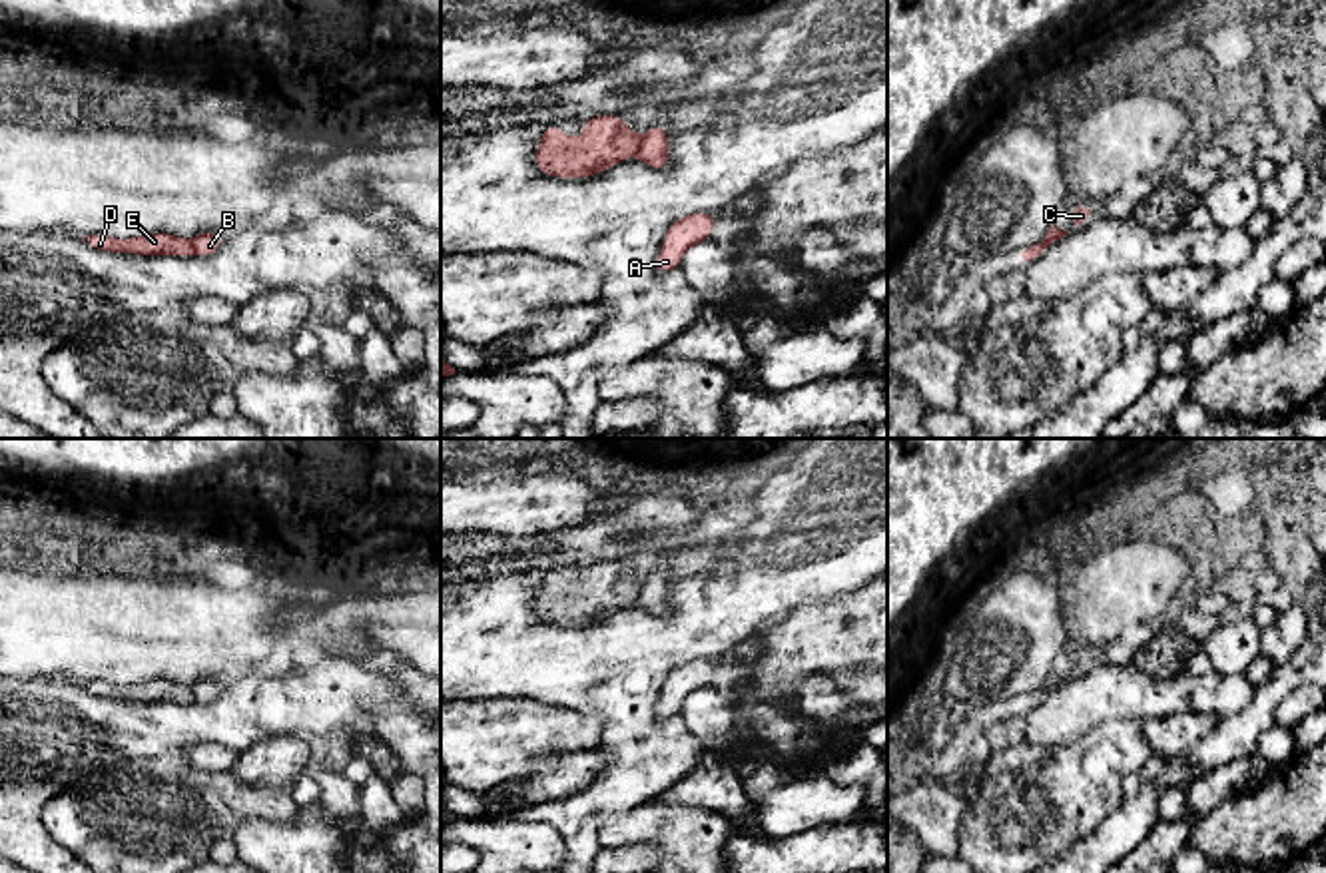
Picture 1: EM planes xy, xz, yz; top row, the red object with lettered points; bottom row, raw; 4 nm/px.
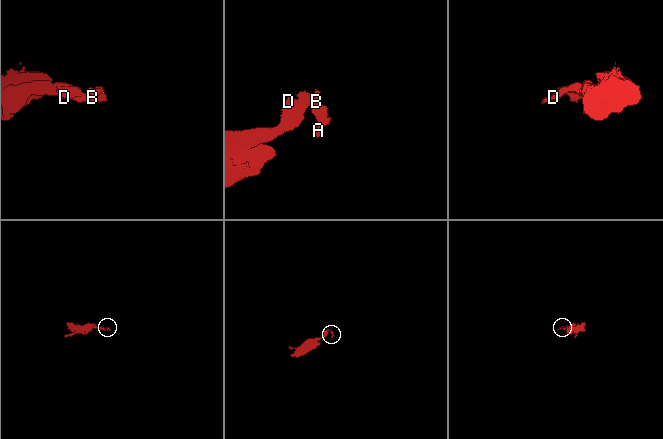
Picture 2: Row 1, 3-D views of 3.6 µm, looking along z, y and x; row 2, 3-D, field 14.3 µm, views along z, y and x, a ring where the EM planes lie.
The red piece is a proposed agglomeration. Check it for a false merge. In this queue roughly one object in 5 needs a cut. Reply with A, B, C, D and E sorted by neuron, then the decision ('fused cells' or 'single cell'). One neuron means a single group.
A B C / D E | fused cells

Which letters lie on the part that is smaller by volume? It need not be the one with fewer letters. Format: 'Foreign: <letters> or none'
Foreign: A, B, C

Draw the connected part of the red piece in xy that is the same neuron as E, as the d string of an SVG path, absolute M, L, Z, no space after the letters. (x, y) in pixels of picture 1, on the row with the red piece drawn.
M148 233L142 237L116 239L110 235L84 237L92 247L110 253L140 253L140 255L193 255L193 247L187 239L171 233Z

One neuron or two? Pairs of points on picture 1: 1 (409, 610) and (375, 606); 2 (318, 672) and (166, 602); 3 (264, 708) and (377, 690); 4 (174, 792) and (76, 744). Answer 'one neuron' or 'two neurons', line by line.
1: one neuron
2: two neurons
3: one neuron
4: two neurons

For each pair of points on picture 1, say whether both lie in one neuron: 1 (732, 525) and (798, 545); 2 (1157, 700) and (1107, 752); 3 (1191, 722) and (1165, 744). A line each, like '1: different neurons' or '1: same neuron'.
1: different neurons
2: different neurons
3: same neuron

